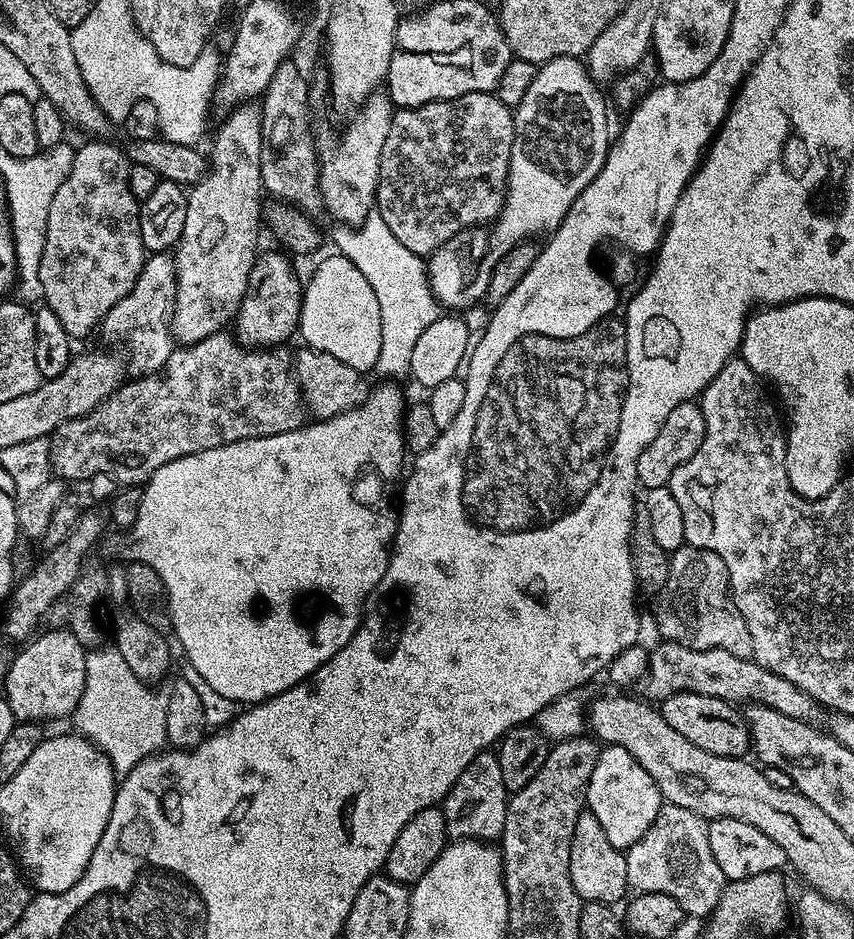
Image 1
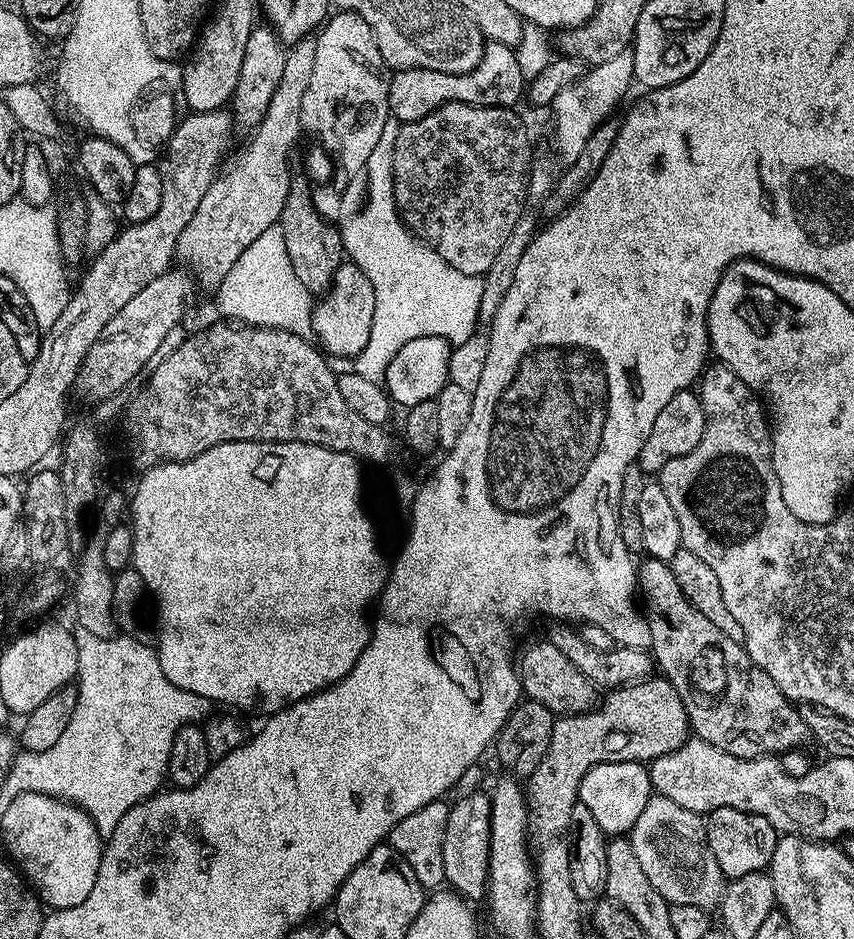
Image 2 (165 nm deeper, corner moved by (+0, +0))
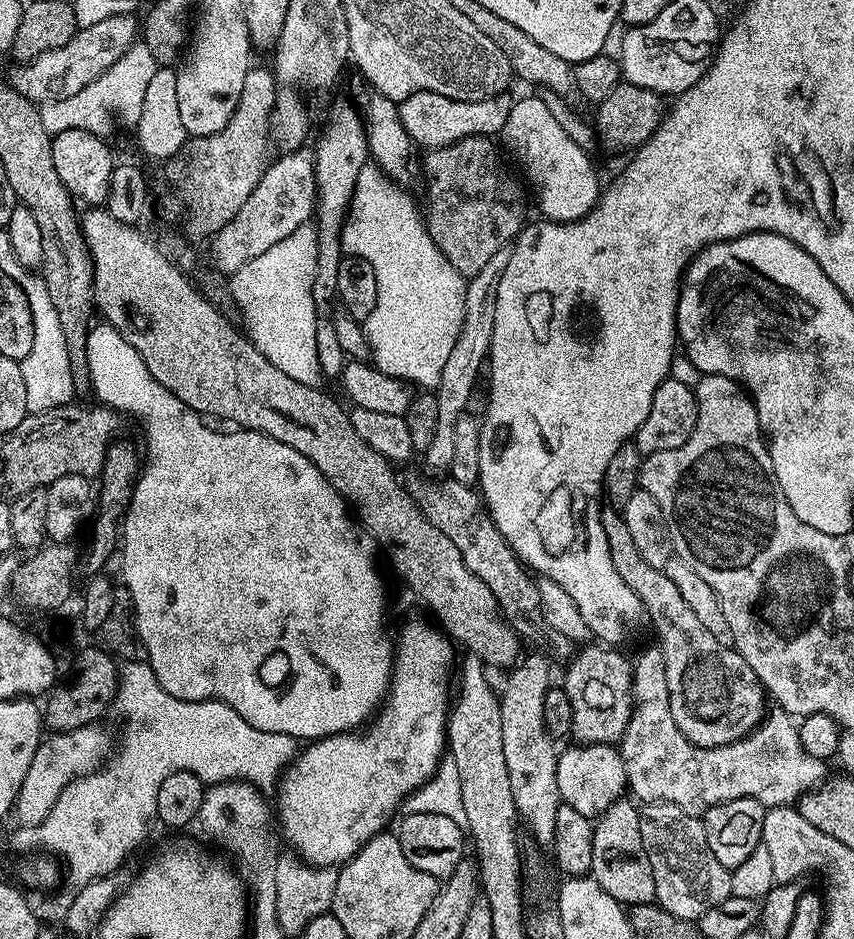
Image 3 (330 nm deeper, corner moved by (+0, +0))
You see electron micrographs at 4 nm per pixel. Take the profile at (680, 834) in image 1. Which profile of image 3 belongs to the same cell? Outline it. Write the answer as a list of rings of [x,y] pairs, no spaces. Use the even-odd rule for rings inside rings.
[[[648,802],[640,808],[640,825],[642,826],[642,846],[646,846],[646,858],[650,858],[650,866],[654,870],[655,903],[659,904],[661,908],[665,908],[670,914],[674,914],[678,918],[696,922],[699,921],[702,914],[706,914],[706,910],[710,910],[710,906],[718,906],[718,902],[726,902],[726,898],[732,895],[730,890],[731,871],[726,866],[722,866],[722,862],[718,862],[718,858],[714,858],[714,850],[710,850],[710,842],[706,842],[706,830],[704,829],[704,821],[701,817],[686,814],[686,810],[682,810],[673,804]]]

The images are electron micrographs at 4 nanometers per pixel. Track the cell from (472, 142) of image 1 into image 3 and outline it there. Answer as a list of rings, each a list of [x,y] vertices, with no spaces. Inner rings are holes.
[[[467,136],[458,142],[454,142],[445,148],[433,148],[427,153],[428,156],[422,160],[422,176],[424,172],[424,204],[422,203],[422,217],[427,225],[430,238],[438,246],[438,250],[442,250],[444,257],[450,262],[450,266],[454,266],[454,270],[458,270],[461,276],[465,278],[472,277],[482,270],[482,266],[489,262],[490,258],[494,258],[494,254],[502,251],[506,246],[511,245],[516,237],[520,235],[522,225],[525,223],[524,217],[524,188],[508,173],[508,168],[504,165],[504,160],[500,157],[498,149],[492,145],[493,141],[486,136]]]

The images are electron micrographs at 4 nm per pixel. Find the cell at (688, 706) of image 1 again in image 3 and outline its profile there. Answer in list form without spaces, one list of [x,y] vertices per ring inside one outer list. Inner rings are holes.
[[[584,646],[567,661],[568,673],[562,680],[562,687],[566,690],[566,698],[570,698],[570,707],[574,710],[572,718],[571,739],[577,745],[581,744],[610,744],[615,745],[624,737],[624,731],[632,717],[632,666],[633,661],[627,660],[620,650],[613,650],[608,646],[600,648],[588,648]]]

